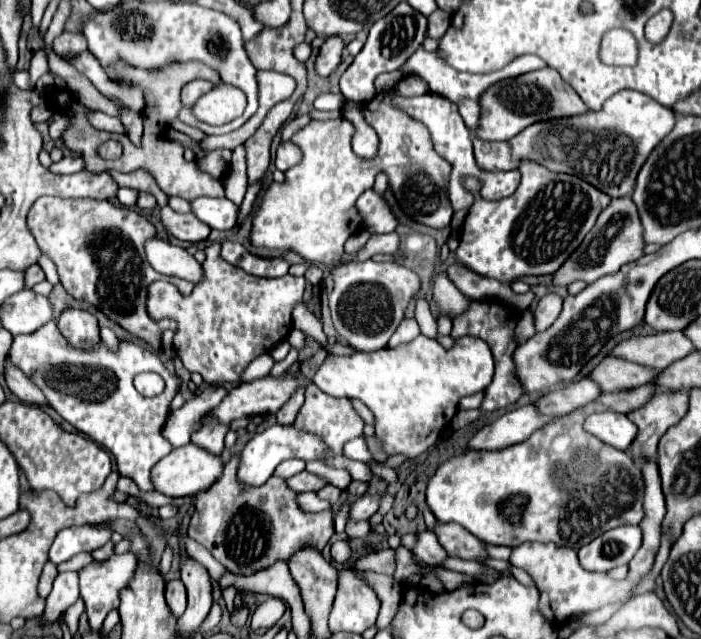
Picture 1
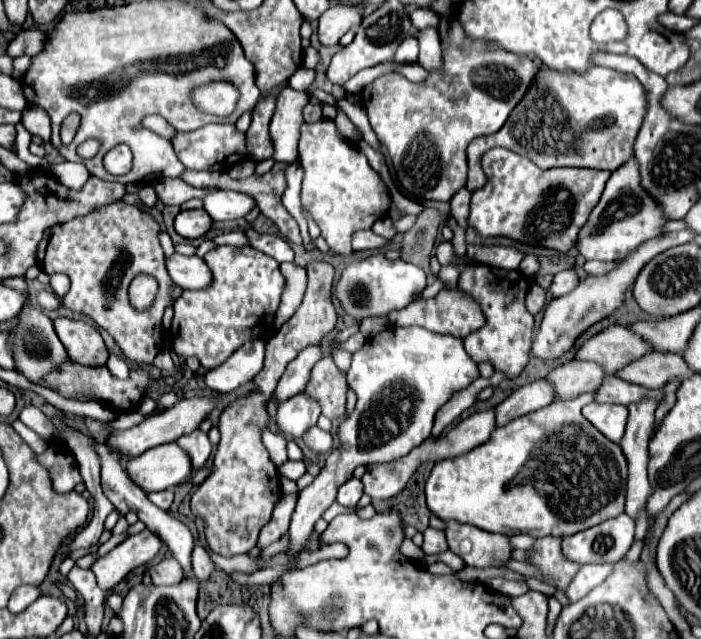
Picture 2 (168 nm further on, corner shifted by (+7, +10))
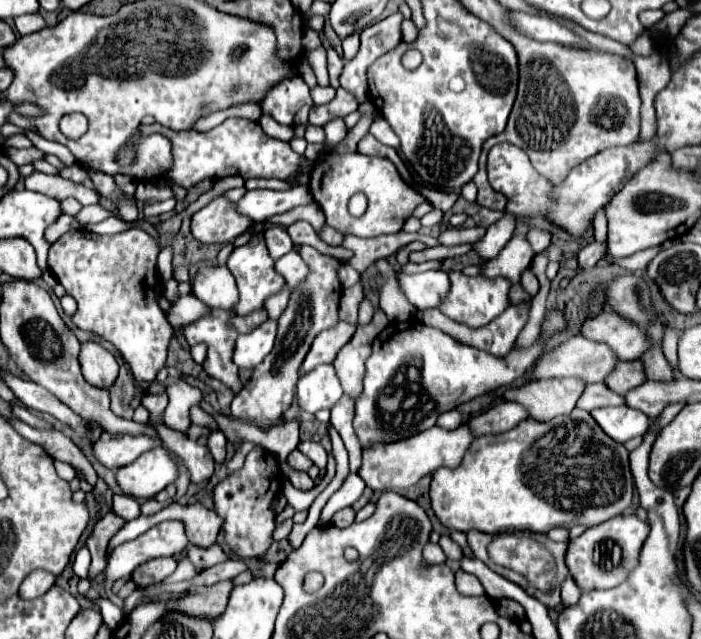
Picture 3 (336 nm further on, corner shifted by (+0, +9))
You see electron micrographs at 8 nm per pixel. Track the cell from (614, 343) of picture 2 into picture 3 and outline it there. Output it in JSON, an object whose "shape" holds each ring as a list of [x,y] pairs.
{"shape":[[[577,335],[577,337],[569,337],[563,345],[555,347],[549,355],[545,355],[533,377],[535,379],[549,379],[549,377],[583,377],[585,383],[595,383],[595,381],[605,381],[605,377],[617,367],[619,363],[619,357],[617,353],[607,347],[607,343],[597,343],[597,341],[591,341],[591,339],[585,339],[583,335]]]}

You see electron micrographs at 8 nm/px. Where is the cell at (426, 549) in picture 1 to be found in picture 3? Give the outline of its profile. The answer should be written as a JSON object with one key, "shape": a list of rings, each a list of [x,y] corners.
{"shape":[[[441,535],[441,539],[439,539],[439,545],[441,545],[441,549],[443,549],[443,553],[447,555],[447,559],[461,559],[461,555],[463,555],[463,549],[455,543],[455,541],[451,541],[447,535]]]}

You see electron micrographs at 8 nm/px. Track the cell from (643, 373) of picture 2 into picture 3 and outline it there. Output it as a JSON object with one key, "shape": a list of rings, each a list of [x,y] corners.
{"shape":[[[621,361],[619,367],[605,379],[607,387],[617,391],[619,395],[627,395],[631,389],[639,387],[647,381],[645,365],[641,361]]]}

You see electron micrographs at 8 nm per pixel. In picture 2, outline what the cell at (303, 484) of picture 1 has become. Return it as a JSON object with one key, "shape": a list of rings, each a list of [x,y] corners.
{"shape":[[[286,462],[286,464],[280,468],[280,472],[282,472],[286,478],[290,478],[290,480],[298,480],[300,476],[304,476],[306,466],[304,466],[304,462]]]}

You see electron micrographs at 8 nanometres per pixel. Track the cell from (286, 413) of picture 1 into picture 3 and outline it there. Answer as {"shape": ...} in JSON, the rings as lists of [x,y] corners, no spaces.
{"shape":[[[339,321],[339,325],[335,325],[335,329],[327,329],[321,331],[315,337],[315,343],[311,345],[311,351],[307,353],[307,359],[303,361],[301,373],[309,373],[313,371],[317,365],[325,365],[325,363],[333,363],[335,355],[339,353],[339,349],[353,337],[355,327],[347,325],[343,321]]]}

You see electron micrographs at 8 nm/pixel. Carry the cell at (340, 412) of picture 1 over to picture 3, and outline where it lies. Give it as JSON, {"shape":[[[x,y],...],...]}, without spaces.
{"shape":[[[381,309],[375,311],[373,321],[365,327],[359,327],[357,333],[351,337],[351,341],[339,351],[337,359],[333,361],[339,383],[343,387],[343,395],[351,397],[353,401],[357,401],[359,395],[363,393],[365,361],[371,355],[371,343],[387,327],[387,323],[389,321],[385,313]]]}

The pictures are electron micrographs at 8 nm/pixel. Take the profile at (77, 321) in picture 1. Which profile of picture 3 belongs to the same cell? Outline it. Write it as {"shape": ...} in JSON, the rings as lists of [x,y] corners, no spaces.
{"shape":[[[95,341],[81,343],[79,363],[85,379],[91,381],[91,385],[95,387],[111,387],[113,381],[117,379],[119,373],[117,359],[103,345]]]}

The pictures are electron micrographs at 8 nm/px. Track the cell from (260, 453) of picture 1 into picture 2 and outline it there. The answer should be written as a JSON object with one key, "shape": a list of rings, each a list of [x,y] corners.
{"shape":[[[300,392],[278,404],[278,426],[282,432],[292,434],[294,438],[302,438],[304,432],[316,424],[320,416],[320,404],[308,394]]]}

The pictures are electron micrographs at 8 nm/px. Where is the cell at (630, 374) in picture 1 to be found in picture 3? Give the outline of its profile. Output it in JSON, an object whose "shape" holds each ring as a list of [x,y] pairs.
{"shape":[[[579,377],[567,379],[537,379],[519,389],[505,389],[507,401],[521,401],[531,419],[551,421],[557,415],[569,415],[577,399],[585,391],[585,381]]]}

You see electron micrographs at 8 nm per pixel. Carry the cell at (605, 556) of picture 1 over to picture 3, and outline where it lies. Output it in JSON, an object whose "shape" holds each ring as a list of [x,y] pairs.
{"shape":[[[617,515],[615,519],[609,519],[599,527],[591,527],[583,535],[573,539],[567,547],[565,563],[579,589],[611,589],[619,585],[627,577],[627,571],[635,567],[639,547],[643,545],[643,539],[647,539],[647,527],[649,525],[637,515]]]}

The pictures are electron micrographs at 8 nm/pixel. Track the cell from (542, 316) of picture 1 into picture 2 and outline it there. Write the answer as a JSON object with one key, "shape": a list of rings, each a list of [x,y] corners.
{"shape":[[[570,268],[570,270],[562,270],[562,272],[558,272],[556,276],[554,276],[554,282],[552,282],[552,286],[550,286],[550,292],[554,294],[554,296],[564,296],[564,294],[568,294],[570,290],[574,290],[574,286],[580,282],[580,278],[578,278],[578,274]]]}

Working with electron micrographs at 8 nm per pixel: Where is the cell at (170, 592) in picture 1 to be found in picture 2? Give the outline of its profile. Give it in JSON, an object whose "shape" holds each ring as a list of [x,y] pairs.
{"shape":[[[164,558],[164,560],[160,560],[158,564],[150,566],[148,572],[150,572],[152,582],[154,582],[156,586],[162,586],[162,584],[166,584],[166,586],[176,584],[176,582],[180,582],[182,576],[184,576],[182,566],[180,566],[174,558]]]}

